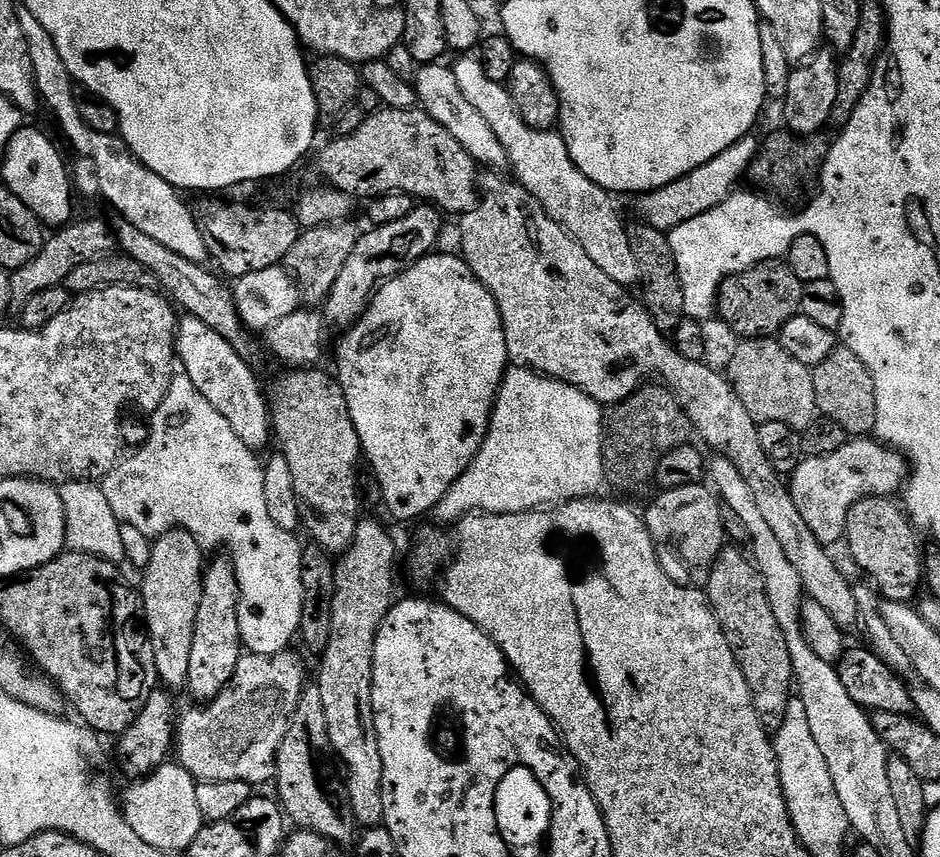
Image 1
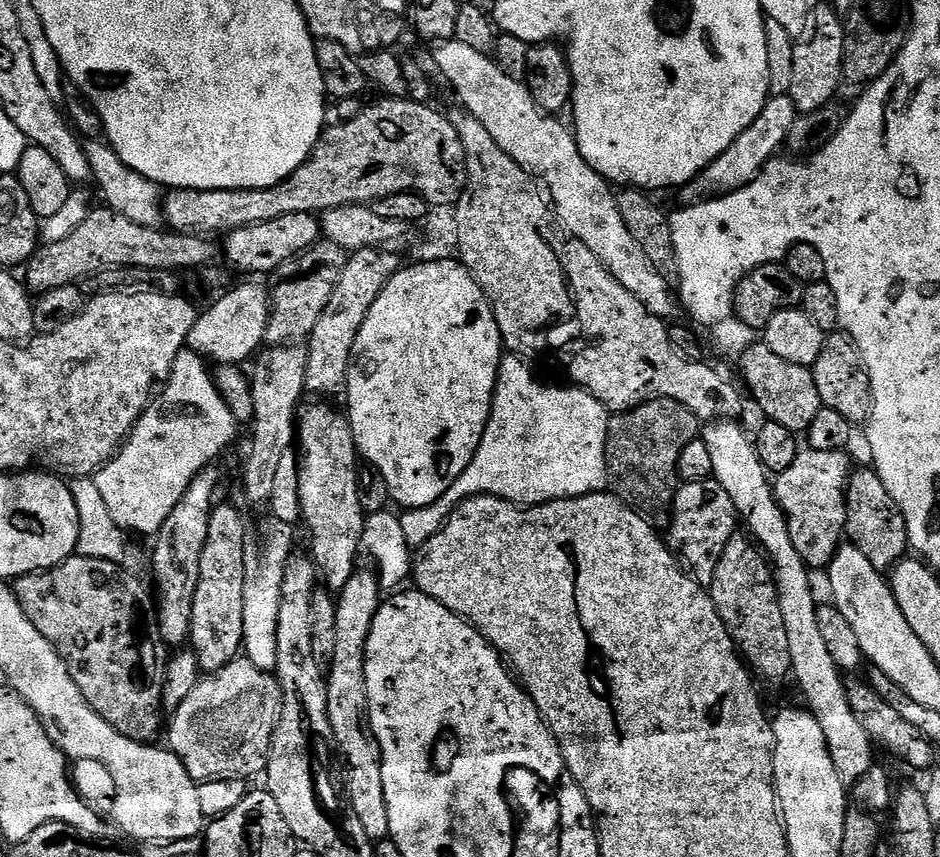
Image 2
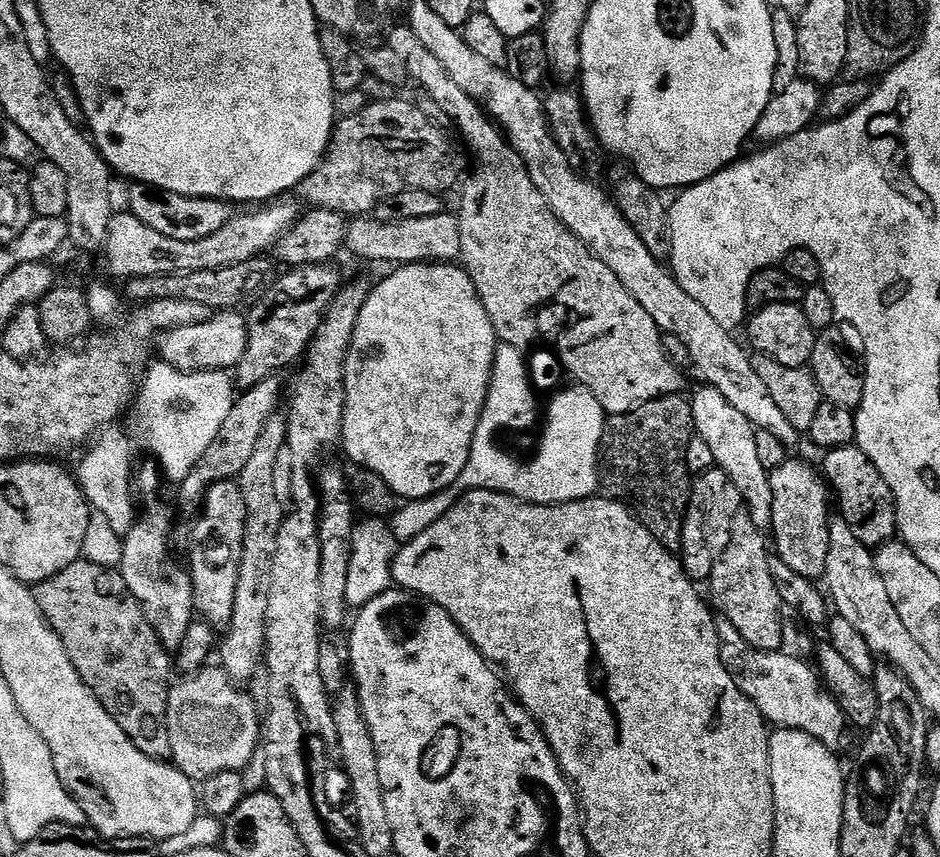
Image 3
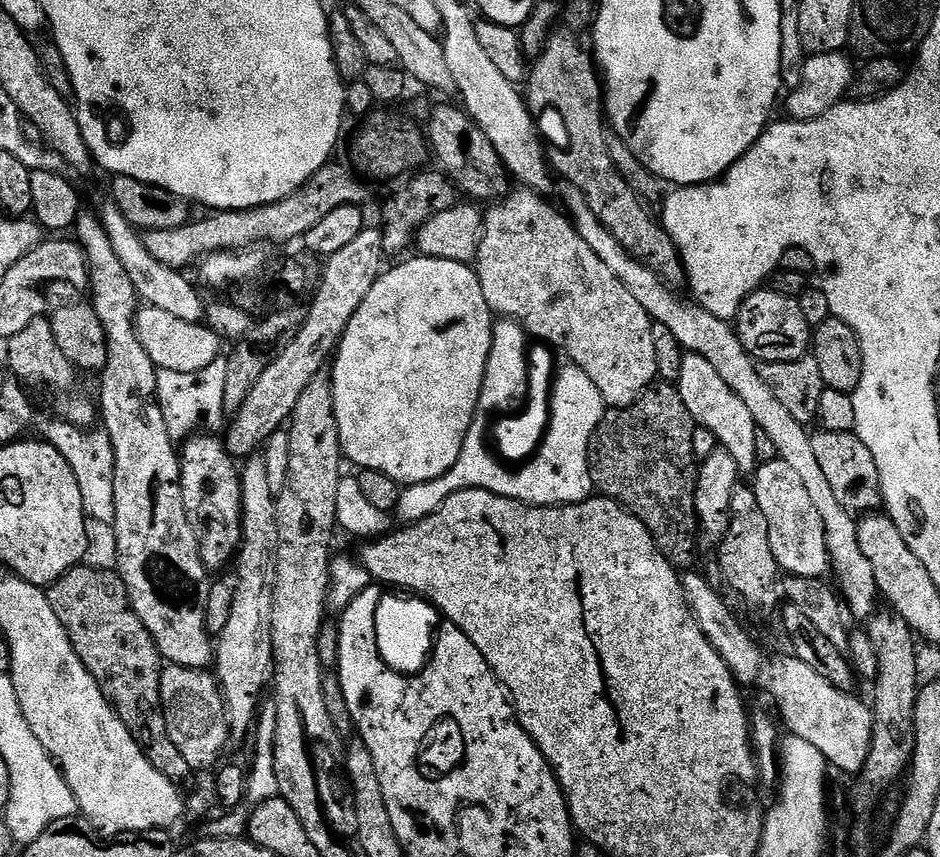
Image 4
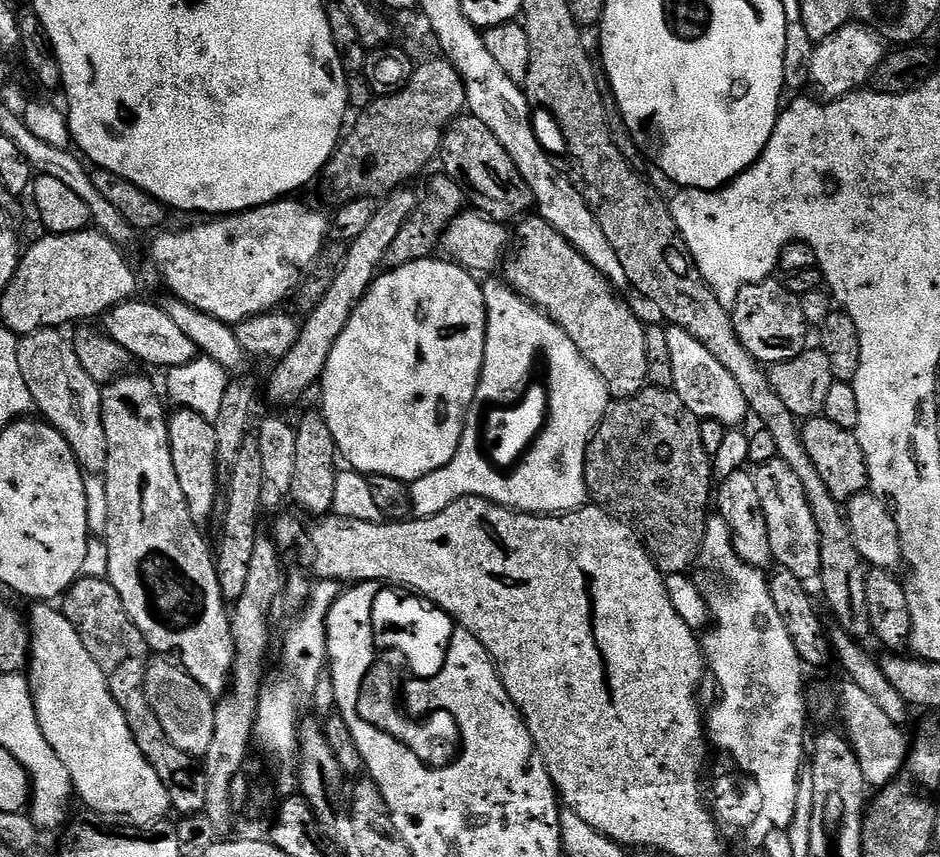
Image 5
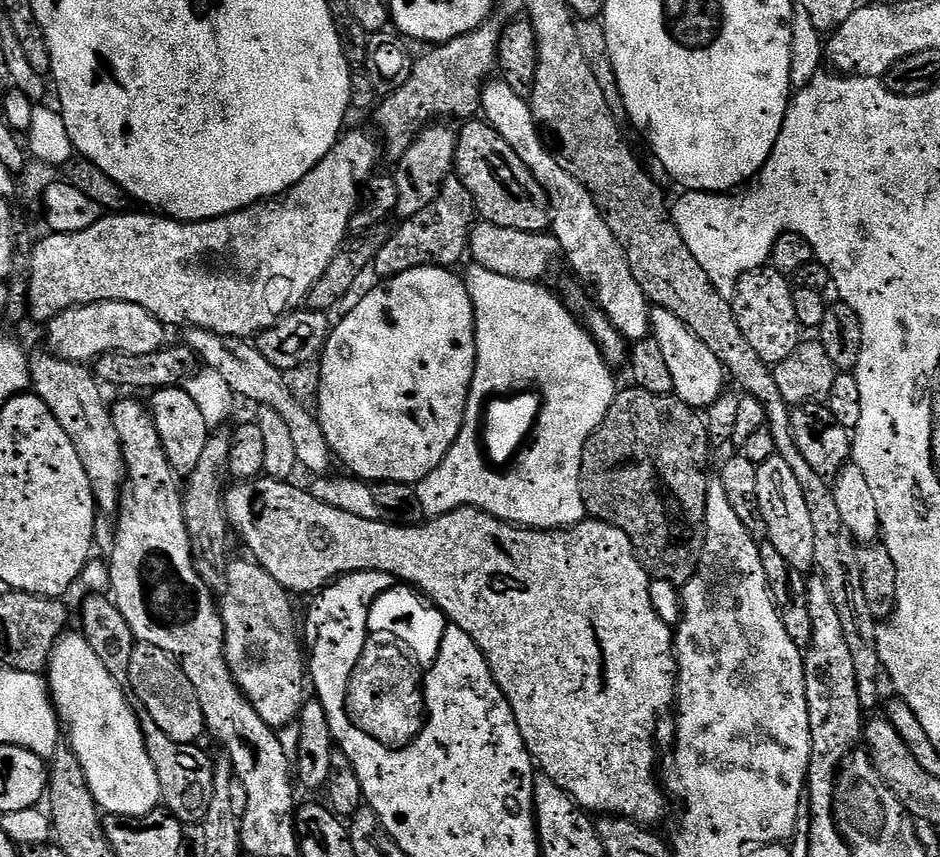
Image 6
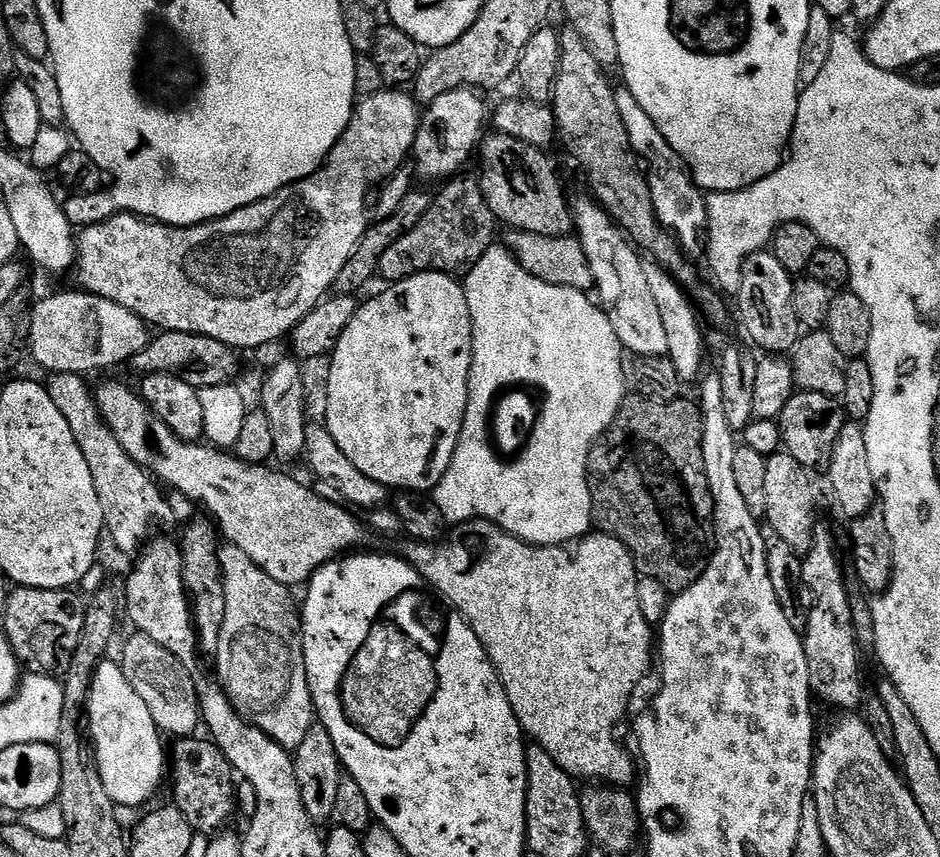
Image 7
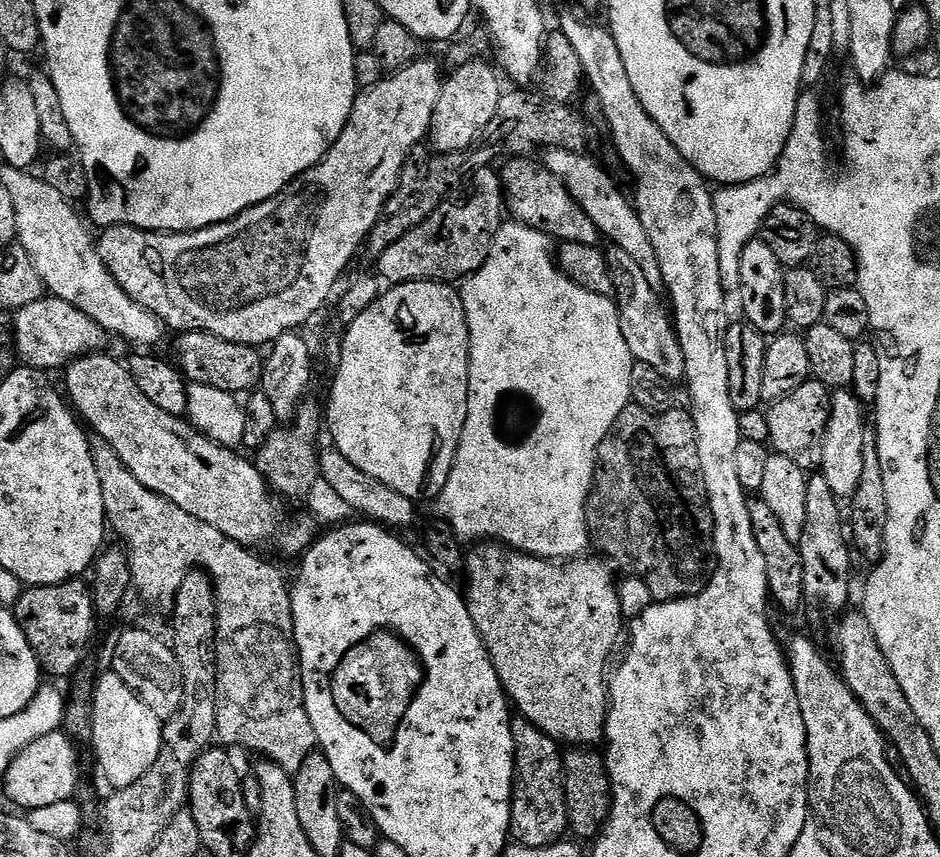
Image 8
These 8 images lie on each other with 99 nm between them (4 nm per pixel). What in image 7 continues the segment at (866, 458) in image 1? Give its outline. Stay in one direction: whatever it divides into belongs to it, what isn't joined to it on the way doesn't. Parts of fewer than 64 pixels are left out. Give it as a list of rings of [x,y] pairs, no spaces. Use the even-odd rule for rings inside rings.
[[[779,450],[766,459],[766,524],[797,554],[810,550],[812,531],[818,523],[816,504],[812,501],[812,484],[808,476],[809,469],[802,467],[789,452]]]

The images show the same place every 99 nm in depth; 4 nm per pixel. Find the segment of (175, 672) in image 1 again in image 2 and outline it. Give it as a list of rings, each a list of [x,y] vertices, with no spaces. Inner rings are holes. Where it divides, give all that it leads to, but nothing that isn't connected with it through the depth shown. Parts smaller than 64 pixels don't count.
[[[209,466],[204,468],[193,480],[190,482],[190,486],[184,492],[183,498],[178,502],[178,506],[174,506],[174,510],[170,510],[170,518],[166,518],[166,522],[162,522],[159,532],[155,533],[154,541],[156,545],[153,546],[152,552],[150,548],[150,572],[156,575],[156,592],[154,588],[154,596],[160,599],[160,620],[158,616],[158,631],[160,639],[165,645],[176,644],[172,646],[184,646],[189,643],[192,631],[190,630],[190,622],[192,621],[192,611],[194,610],[194,590],[198,590],[198,570],[200,569],[200,563],[202,562],[202,546],[206,544],[206,530],[208,529],[208,523],[210,522],[210,514],[214,507],[214,499],[212,495],[216,492],[216,486],[220,482],[220,472],[216,469],[216,466]]]

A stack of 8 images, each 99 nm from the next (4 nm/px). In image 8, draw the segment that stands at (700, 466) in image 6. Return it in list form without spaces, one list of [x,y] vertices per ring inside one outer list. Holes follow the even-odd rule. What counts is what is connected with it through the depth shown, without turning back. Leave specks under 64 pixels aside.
[[[629,406],[620,411],[619,418],[614,422],[610,434],[600,443],[596,454],[596,479],[592,481],[592,493],[588,495],[588,534],[593,545],[601,548],[603,555],[617,569],[629,577],[644,580],[649,587],[653,601],[681,600],[697,594],[712,581],[712,573],[716,570],[716,543],[714,542],[714,522],[712,511],[708,505],[708,495],[704,489],[702,478],[702,462],[698,458],[698,434],[696,423],[692,420],[691,411],[672,406],[668,411],[652,412],[637,406]]]

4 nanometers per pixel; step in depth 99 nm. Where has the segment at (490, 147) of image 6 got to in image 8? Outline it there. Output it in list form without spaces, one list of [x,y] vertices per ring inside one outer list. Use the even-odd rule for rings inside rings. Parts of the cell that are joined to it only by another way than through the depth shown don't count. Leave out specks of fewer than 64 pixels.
[[[532,158],[512,159],[507,161],[509,164],[505,168],[499,169],[500,181],[504,183],[507,211],[520,223],[551,236],[553,241],[600,248],[602,233],[598,226],[594,226],[594,222],[590,222],[590,214],[586,214],[586,210],[574,202],[570,190],[566,190],[566,186],[562,186],[562,182],[554,178],[554,174],[550,174],[543,163],[536,161],[535,164],[528,160]]]

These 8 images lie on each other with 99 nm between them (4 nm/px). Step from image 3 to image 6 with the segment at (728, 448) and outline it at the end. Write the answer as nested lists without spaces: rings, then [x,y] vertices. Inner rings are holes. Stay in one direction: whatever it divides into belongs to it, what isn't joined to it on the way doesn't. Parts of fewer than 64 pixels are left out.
[[[653,307],[654,337],[661,346],[673,378],[673,393],[682,402],[697,410],[706,410],[726,391],[726,373],[719,358],[688,328],[682,318],[666,308]]]

